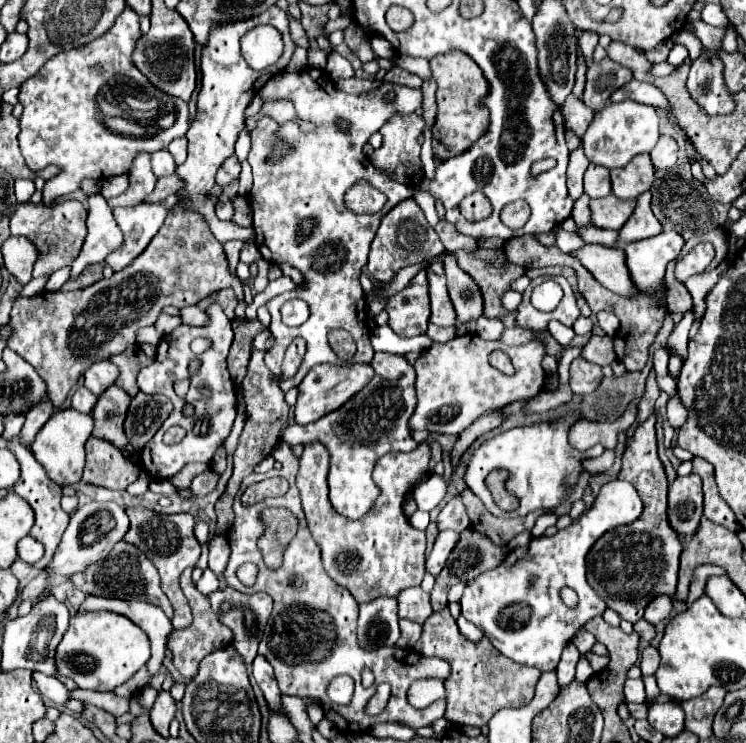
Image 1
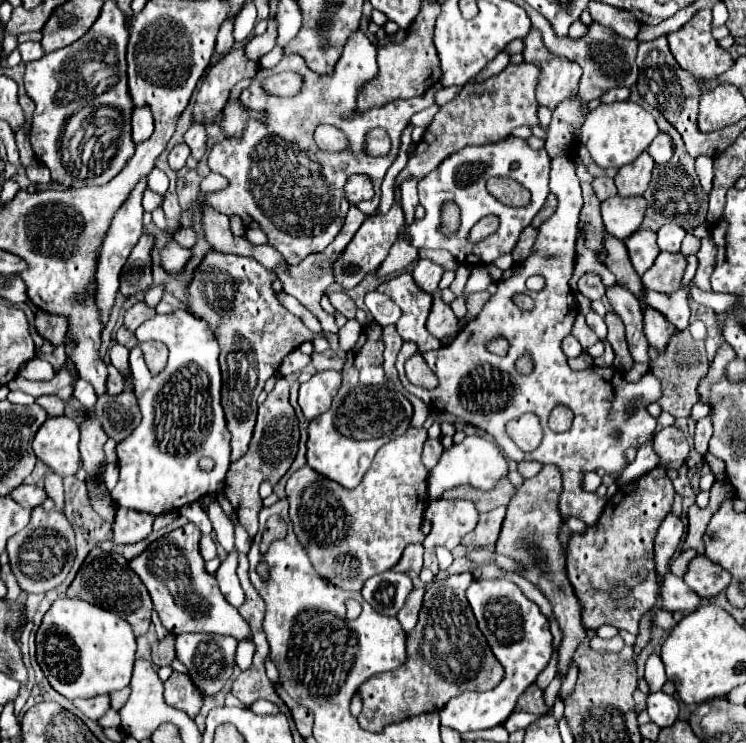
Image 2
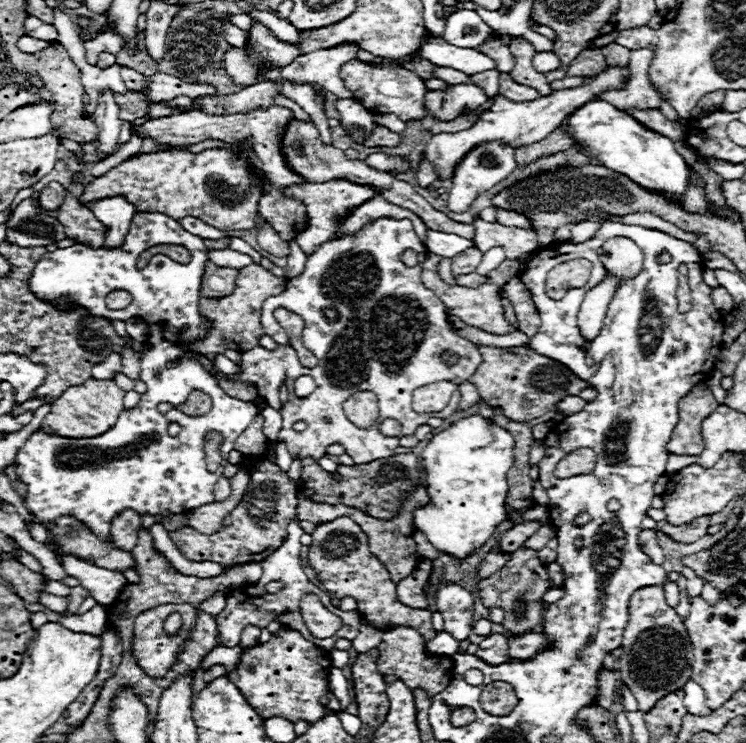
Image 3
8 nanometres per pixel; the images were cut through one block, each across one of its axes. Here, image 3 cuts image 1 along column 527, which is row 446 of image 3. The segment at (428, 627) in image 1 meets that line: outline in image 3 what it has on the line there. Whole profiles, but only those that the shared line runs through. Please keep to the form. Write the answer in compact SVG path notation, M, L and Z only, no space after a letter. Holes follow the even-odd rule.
M698 384L684 400L680 402L680 420L668 442L670 454L680 456L700 456L704 448L702 438L702 420L710 416L720 404L714 400L706 384Z

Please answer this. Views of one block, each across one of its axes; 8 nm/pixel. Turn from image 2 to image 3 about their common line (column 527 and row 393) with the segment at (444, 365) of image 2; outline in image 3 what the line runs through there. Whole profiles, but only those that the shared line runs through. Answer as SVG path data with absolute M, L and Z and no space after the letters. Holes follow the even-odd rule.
M378 218L378 220L372 220L372 222L364 224L364 226L360 228L360 232L356 232L354 236L334 238L334 240L328 240L328 242L322 242L320 246L316 246L316 250L314 250L314 252L308 256L308 260L306 260L306 268L304 268L304 272L302 272L300 276L292 278L292 280L286 280L286 292L282 292L282 294L278 294L278 296L270 296L270 298L266 298L266 300L264 300L264 306L262 306L262 328L264 328L264 332L266 332L266 334L272 334L272 338L278 342L278 348L276 348L276 350L266 350L266 348L262 348L262 346L256 346L256 348L252 348L252 350L248 350L248 352L240 354L240 356L242 356L242 364L240 364L240 368L242 368L242 376L232 376L232 378L242 380L242 382L248 382L248 384L254 384L254 388L258 390L258 394L260 394L260 396L262 396L262 398L264 398L272 408L280 410L280 414L282 414L280 440L284 440L284 442L288 444L288 450L290 450L290 454L292 454L292 456L300 456L300 458L312 456L312 458L320 460L320 458L326 454L326 448L328 448L330 444L342 444L342 446L348 450L348 454L354 458L354 464L368 464L368 462L374 462L374 460L380 460L380 458L388 458L388 456L392 456L392 454L394 454L394 450L400 446L400 438L398 438L398 436L392 436L392 438L390 438L390 436L382 436L382 434L378 432L378 422L380 422L380 420L384 420L384 418L396 418L396 420L402 424L402 432L404 432L404 434L414 434L414 430L416 430L420 424L426 424L426 420L428 420L428 418L432 418L434 414L438 414L438 418L446 418L446 416L450 416L450 414L458 408L458 404L460 404L460 392L454 392L454 394L452 394L452 398L450 398L450 402L448 402L448 406L446 406L446 408L442 408L440 412L418 414L418 412L414 412L414 410L412 410L412 392L414 392L416 388L426 386L426 384L430 384L430 382L442 382L442 380L448 380L448 382L452 382L452 384L460 384L460 382L468 380L468 378L474 374L474 370L476 370L476 368L478 368L478 364L482 362L482 356L480 356L478 348L476 348L470 340L466 340L466 338L462 338L462 336L458 336L458 334L454 334L454 332L450 330L448 314L446 314L446 308L444 308L442 300L438 300L438 296L436 296L432 290L428 290L428 288L420 282L422 264L418 264L416 268L406 268L406 266L400 262L400 252L402 252L404 248L412 248L412 250L416 250L416 252L418 252L420 262L424 262L424 258L426 258L426 254L428 254L426 246L424 246L424 244L420 242L420 238L416 236L416 232L414 232L414 228L412 228L412 222L410 222L408 218L402 218L402 220L396 220L396 218ZM356 258L358 258L358 260L356 260ZM362 258L364 258L364 260L362 260ZM386 298L390 298L390 300L392 300L392 304L378 304L378 302L382 302L382 300L386 300ZM278 306L282 306L282 308L286 308L286 310L292 310L292 312L296 312L296 314L300 314L300 316L304 318L304 344L306 344L306 348L308 348L308 350L312 350L312 352L314 352L314 356L316 356L316 358L320 358L320 364L318 364L316 368L310 368L310 370L306 372L306 368L304 368L304 366L300 366L300 362L298 362L298 358L296 358L296 350L294 350L292 346L288 346L288 334L284 332L284 328L282 328L282 326L276 322L276 318L274 318L274 310L276 310ZM278 336L280 336L280 338L278 338ZM442 352L452 352L452 354L456 354L456 356L458 356L458 362L456 362L454 366L444 364L444 362L442 362ZM304 374L308 374L308 376L316 378L316 390L314 390L310 396L306 396L306 398L298 398L298 396L294 394L294 390L292 390L292 382L294 382L298 376L304 376ZM282 384L288 388L288 402L284 402L284 404L280 404L280 394L278 394ZM360 390L370 390L370 392L378 394L380 418L378 418L378 422L376 422L376 424L372 424L370 428L358 428L358 426L350 424L350 420L346 418L344 408L342 408L344 400L348 400L354 392L360 392ZM298 420L304 420L304 422L308 424L308 428L306 428L304 432L294 432L294 430L292 430L292 424L294 424L294 422L298 422ZM298 442L302 442L302 444L304 444L304 442L314 442L314 446L296 446ZM302 452L304 452L304 454L302 454Z

